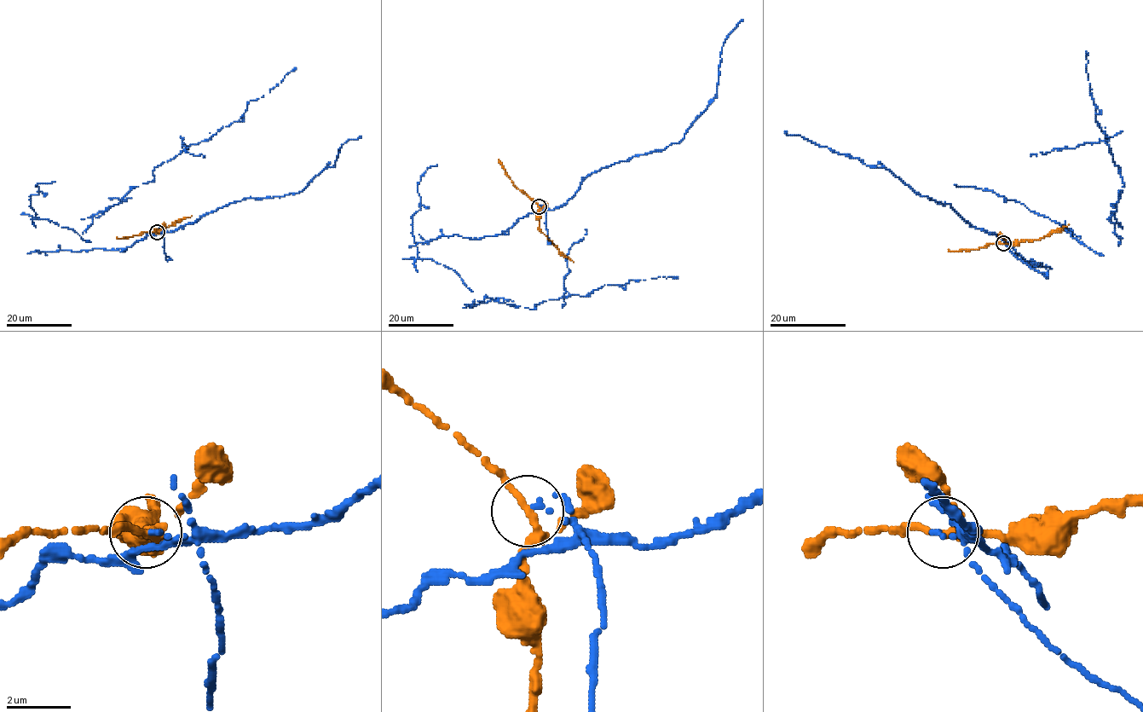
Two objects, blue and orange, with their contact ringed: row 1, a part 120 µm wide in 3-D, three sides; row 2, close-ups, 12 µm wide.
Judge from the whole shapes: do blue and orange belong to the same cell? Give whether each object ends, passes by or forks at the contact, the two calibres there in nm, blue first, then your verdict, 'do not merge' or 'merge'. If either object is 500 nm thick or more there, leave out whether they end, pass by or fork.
blue ends; orange passes by; calibres 140 and 260 nm; do not merge

